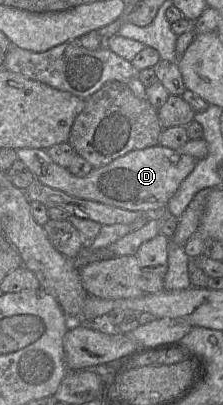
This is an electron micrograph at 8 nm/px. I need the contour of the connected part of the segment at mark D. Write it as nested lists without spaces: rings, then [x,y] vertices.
[[[160,144],[133,150],[108,165],[93,168],[85,177],[77,177],[50,158],[46,150],[17,149],[17,159],[33,173],[36,180],[68,195],[93,200],[130,211],[164,210],[180,184],[194,170],[197,160]]]

